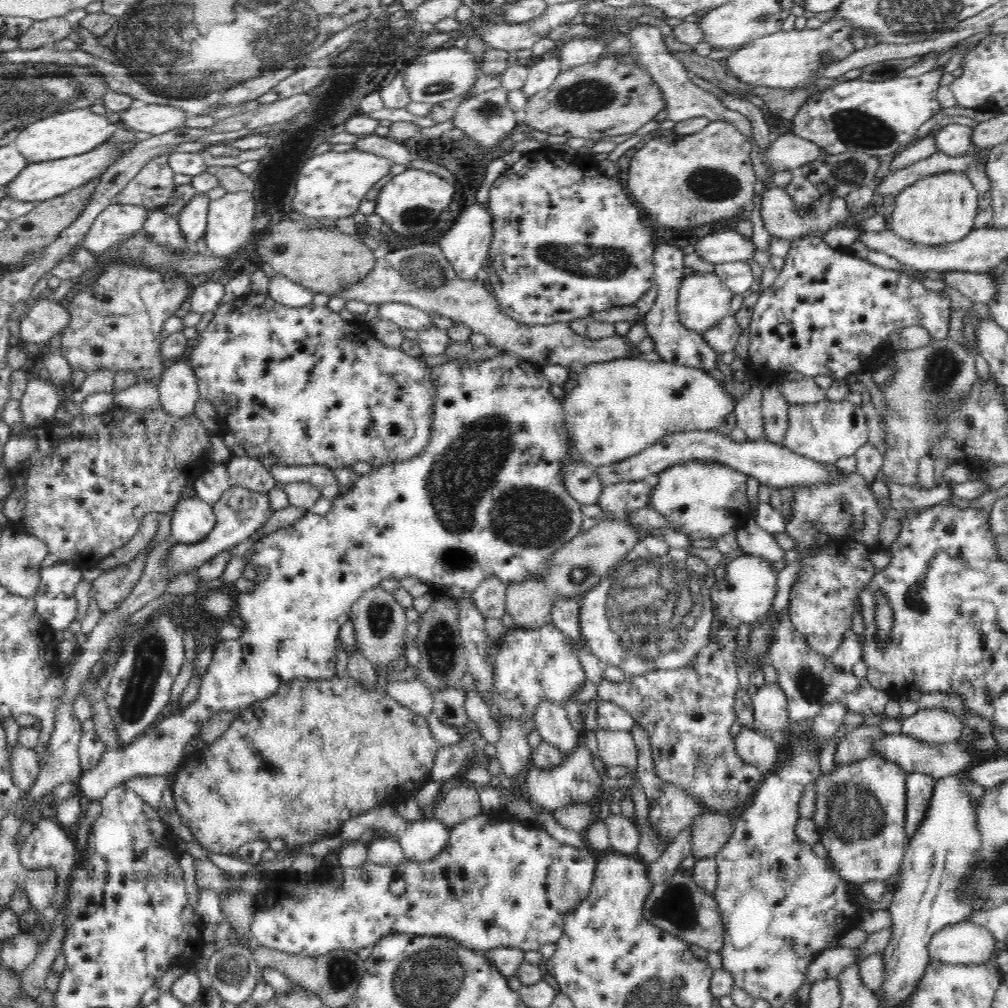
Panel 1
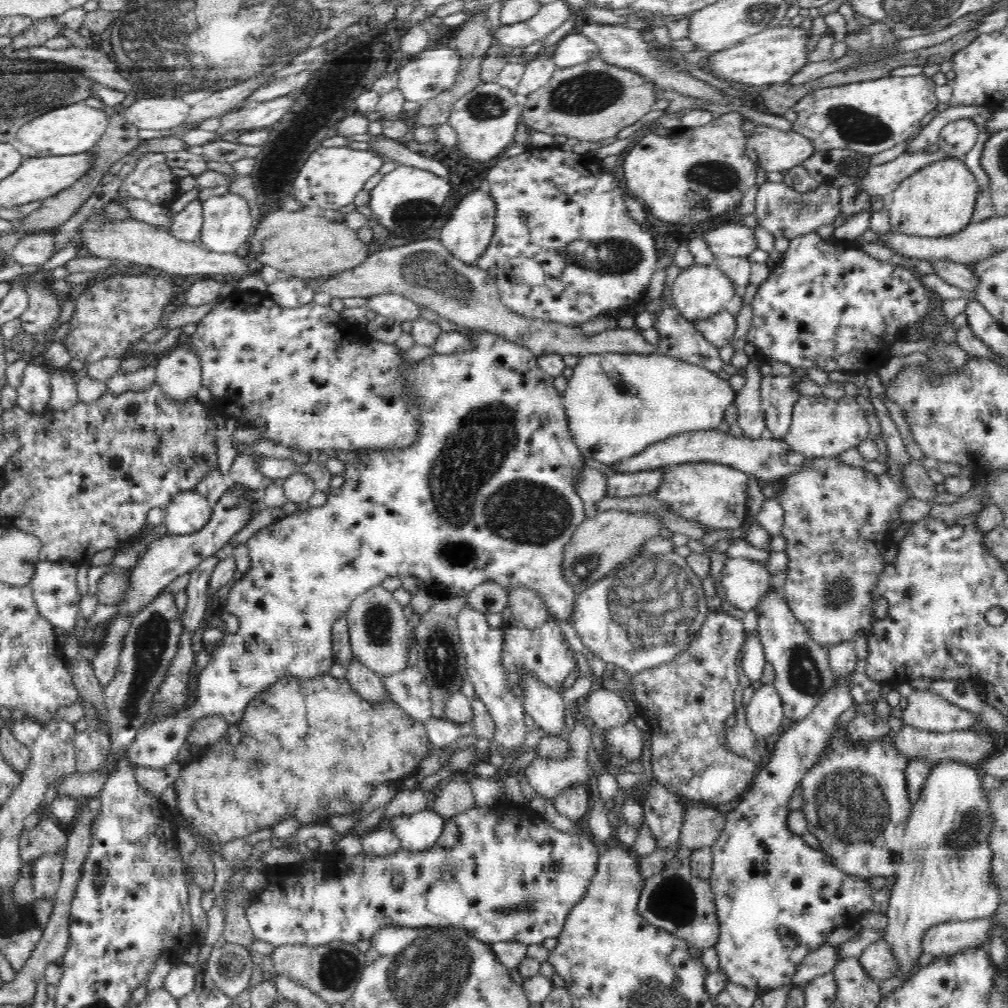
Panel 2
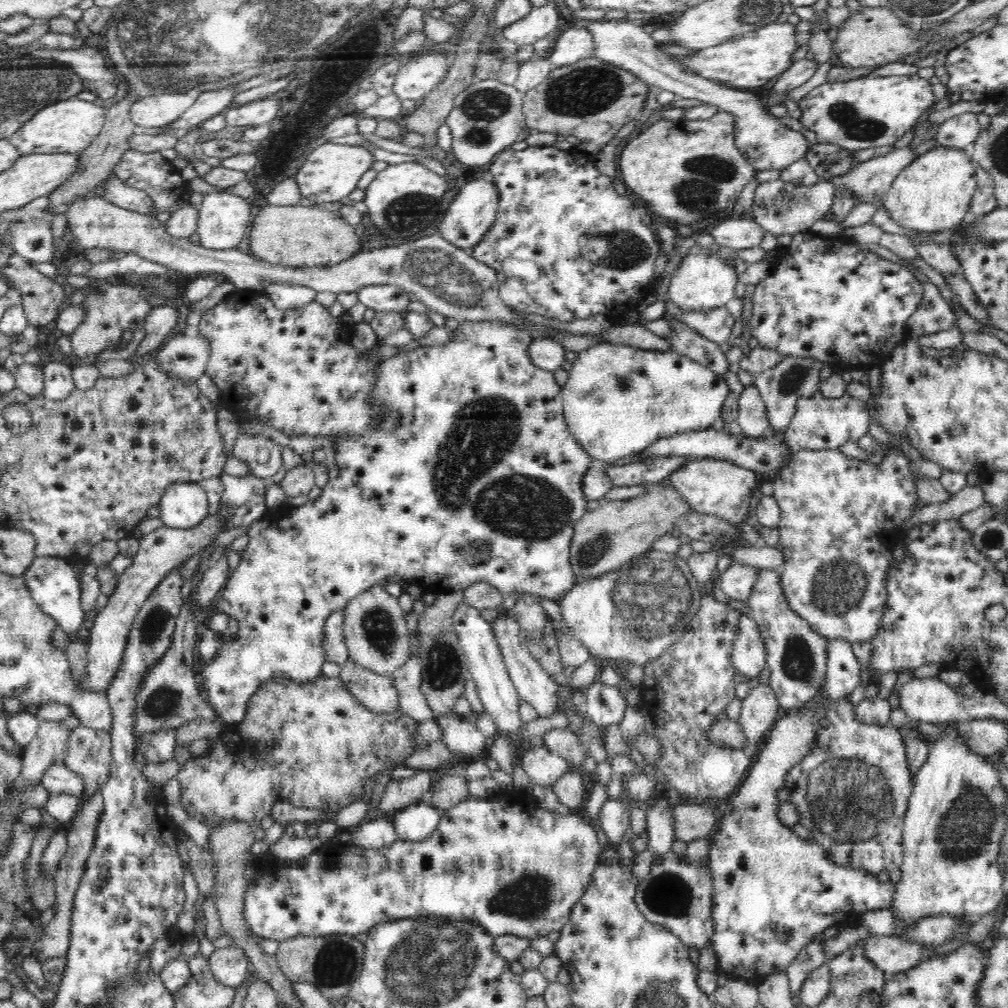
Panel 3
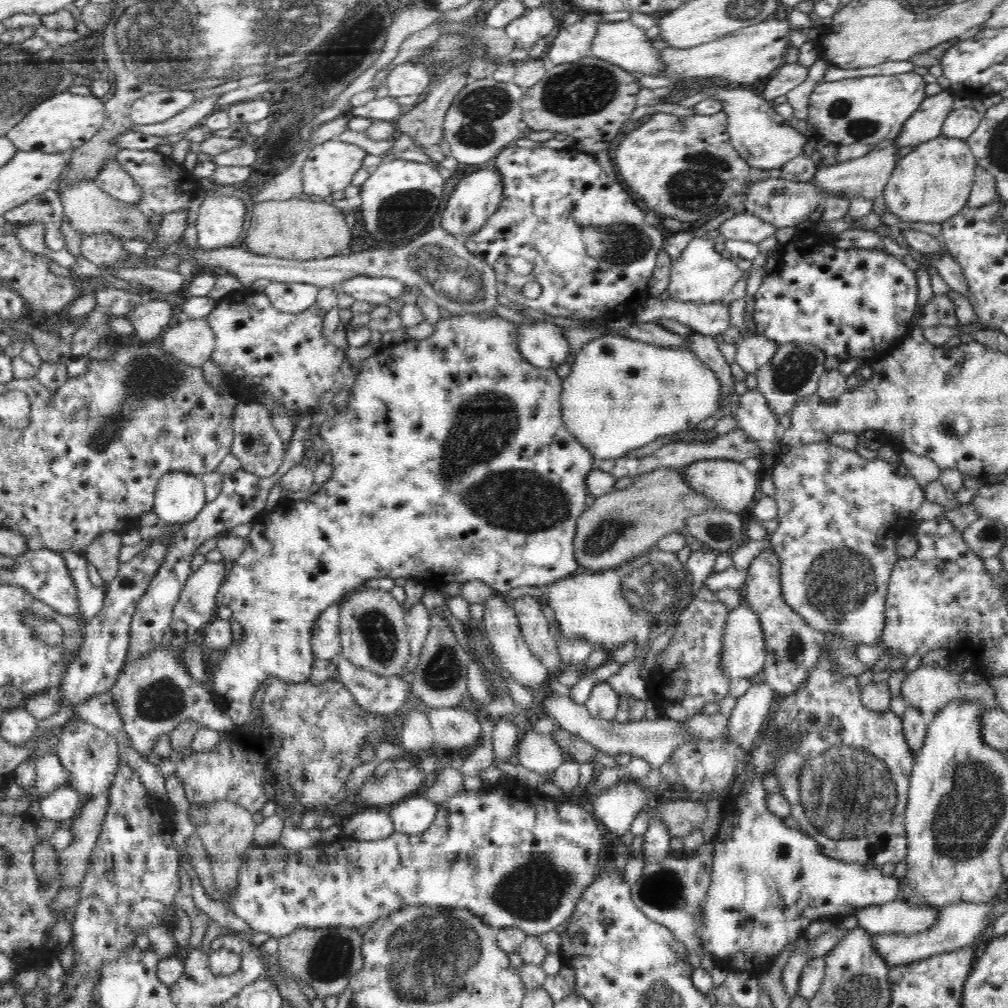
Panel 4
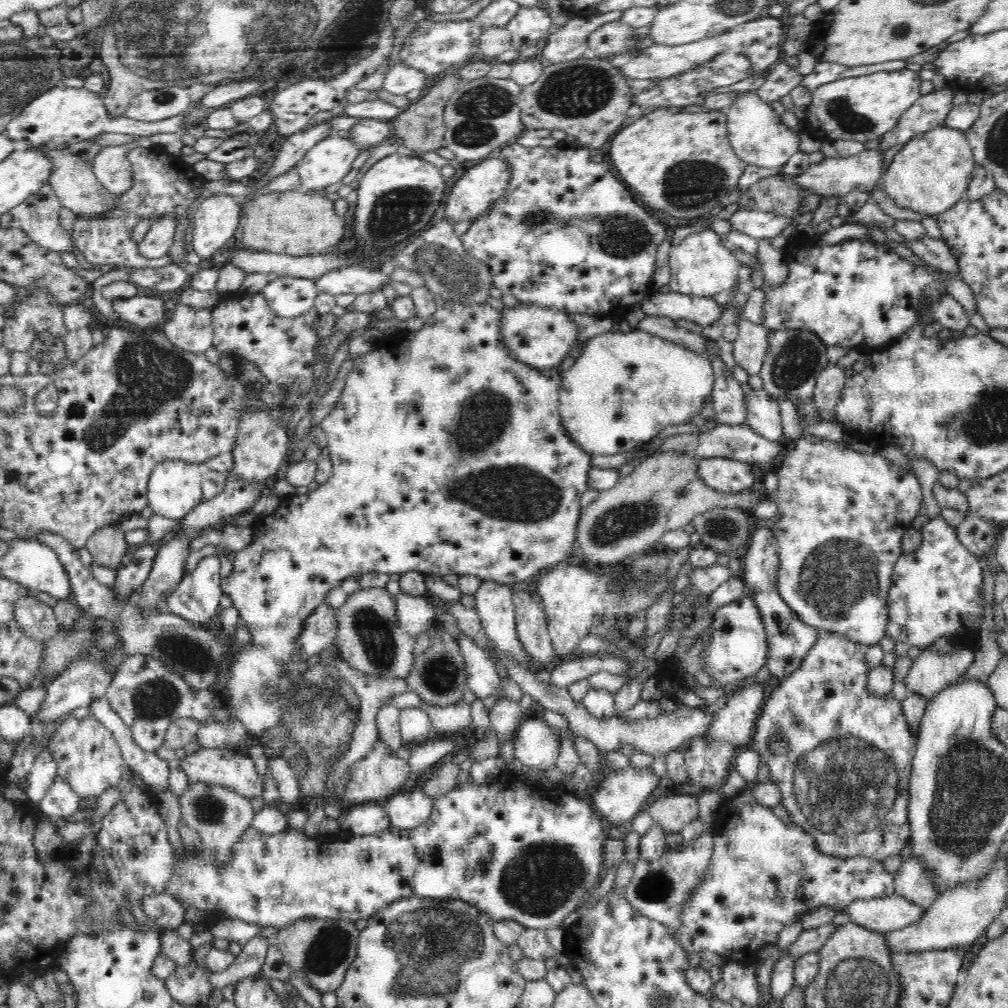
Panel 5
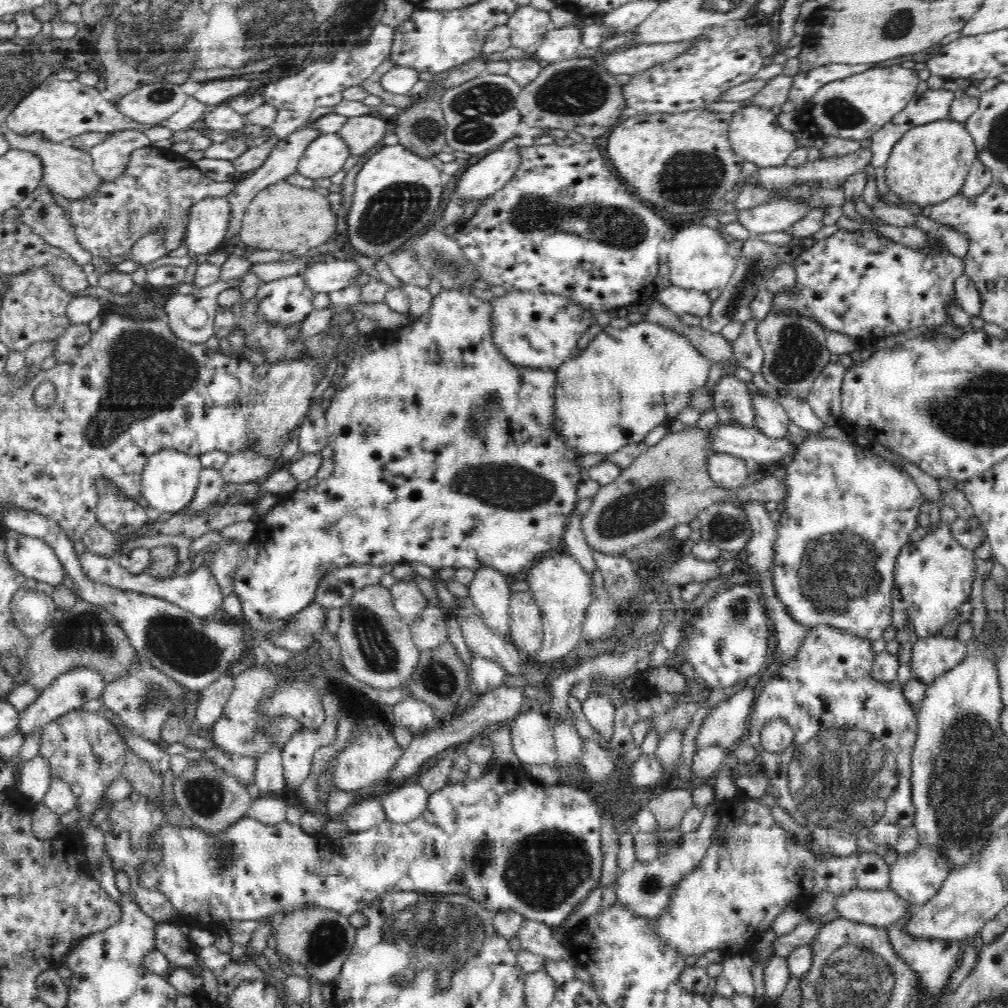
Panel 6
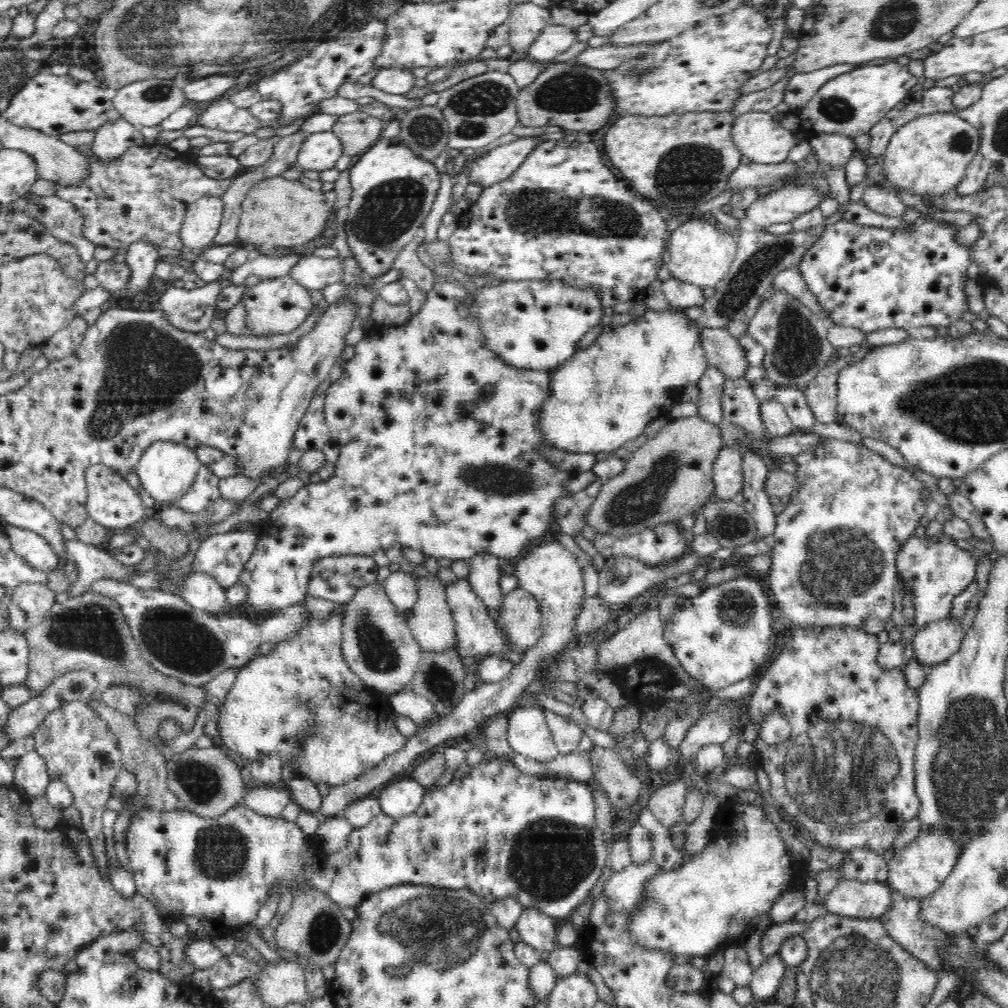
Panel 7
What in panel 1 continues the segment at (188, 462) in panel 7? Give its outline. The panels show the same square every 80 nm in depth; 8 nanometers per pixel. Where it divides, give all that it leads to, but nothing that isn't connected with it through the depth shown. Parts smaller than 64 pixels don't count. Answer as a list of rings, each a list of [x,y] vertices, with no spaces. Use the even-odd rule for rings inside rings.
[[[196,495],[180,500],[173,509],[172,543],[198,544],[216,526],[213,506],[197,498]]]

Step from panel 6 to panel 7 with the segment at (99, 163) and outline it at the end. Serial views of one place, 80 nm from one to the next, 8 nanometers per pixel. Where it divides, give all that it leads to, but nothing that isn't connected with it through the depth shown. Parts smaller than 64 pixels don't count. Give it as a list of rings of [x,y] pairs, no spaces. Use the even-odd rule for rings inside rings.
[[[124,119],[105,122],[94,131],[95,137],[91,142],[92,151],[94,157],[105,164],[118,160],[127,148],[145,144],[145,137],[140,133],[140,127]]]

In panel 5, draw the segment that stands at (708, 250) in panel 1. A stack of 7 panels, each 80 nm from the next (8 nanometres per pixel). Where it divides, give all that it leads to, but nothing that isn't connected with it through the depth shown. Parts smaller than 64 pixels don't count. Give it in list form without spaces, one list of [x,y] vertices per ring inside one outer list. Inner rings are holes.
[[[733,208],[728,214],[731,229],[744,232],[752,238],[772,238],[784,230],[784,227],[793,225],[794,217],[780,215],[780,213],[764,212],[760,210],[744,210]]]

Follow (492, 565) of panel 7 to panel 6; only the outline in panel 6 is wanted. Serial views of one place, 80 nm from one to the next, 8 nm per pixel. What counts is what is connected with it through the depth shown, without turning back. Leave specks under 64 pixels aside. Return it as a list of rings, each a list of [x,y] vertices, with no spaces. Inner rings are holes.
[[[482,566],[474,572],[474,580],[469,586],[469,596],[486,626],[491,628],[491,632],[501,634],[510,641],[510,580],[499,570],[488,566]]]

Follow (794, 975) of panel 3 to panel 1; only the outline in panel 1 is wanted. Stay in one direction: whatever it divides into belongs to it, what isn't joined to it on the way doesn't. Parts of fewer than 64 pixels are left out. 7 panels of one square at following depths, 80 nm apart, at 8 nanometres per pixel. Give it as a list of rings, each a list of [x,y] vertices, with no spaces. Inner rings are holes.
[[[834,946],[828,947],[814,957],[810,961],[806,971],[806,987],[814,982],[835,978],[837,979],[842,971],[848,968],[851,964],[858,963],[863,958],[857,958],[857,950]]]

